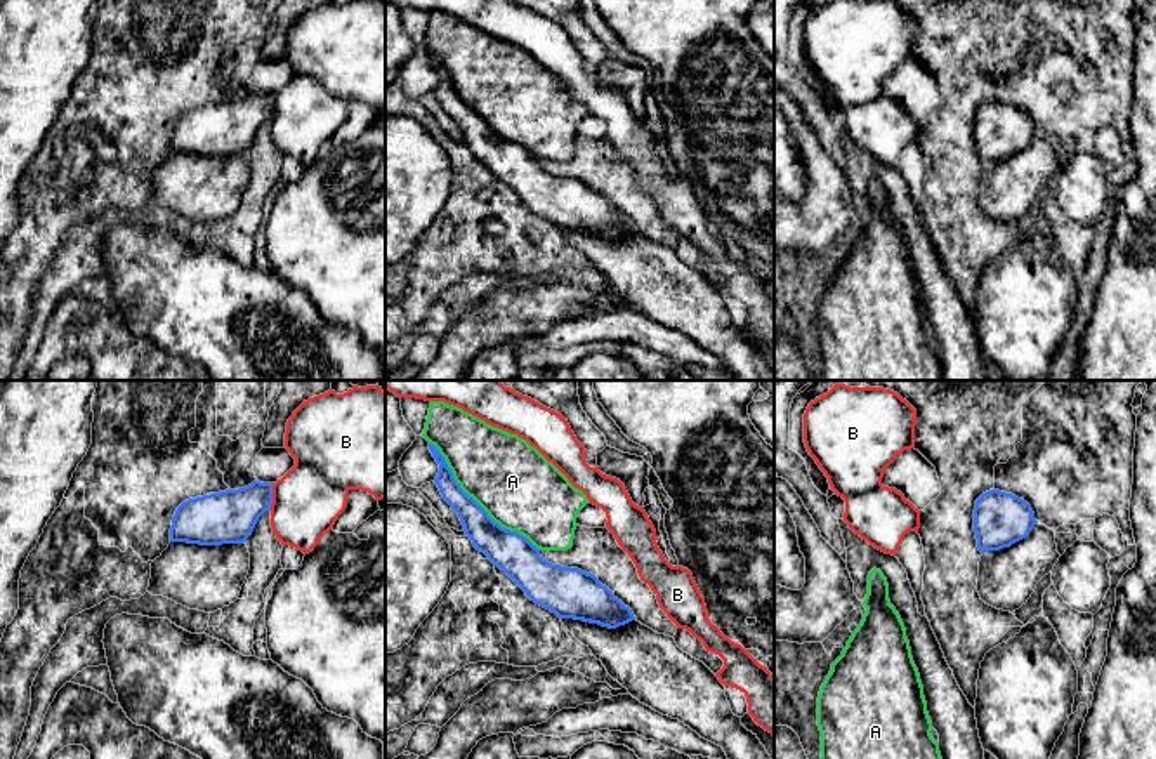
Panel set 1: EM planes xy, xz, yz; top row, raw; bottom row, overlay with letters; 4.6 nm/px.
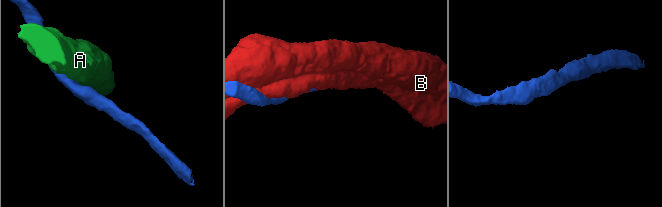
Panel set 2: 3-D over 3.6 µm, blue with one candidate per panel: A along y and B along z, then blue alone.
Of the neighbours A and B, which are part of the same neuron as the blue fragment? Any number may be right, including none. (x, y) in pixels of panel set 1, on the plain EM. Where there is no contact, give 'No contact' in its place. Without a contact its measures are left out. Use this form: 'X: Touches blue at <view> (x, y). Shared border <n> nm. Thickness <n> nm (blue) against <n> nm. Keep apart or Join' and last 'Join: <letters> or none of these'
A: Touches blue at xz (478, 115). Shared border 700 nm. Thickness 180 nm (blue) against 380 nm. Keep apart
B: Touches blue at xy (271, 108). Shared border 130 nm. Thickness 240 nm (blue) against 320 nm. Keep apart
Join: none of these

